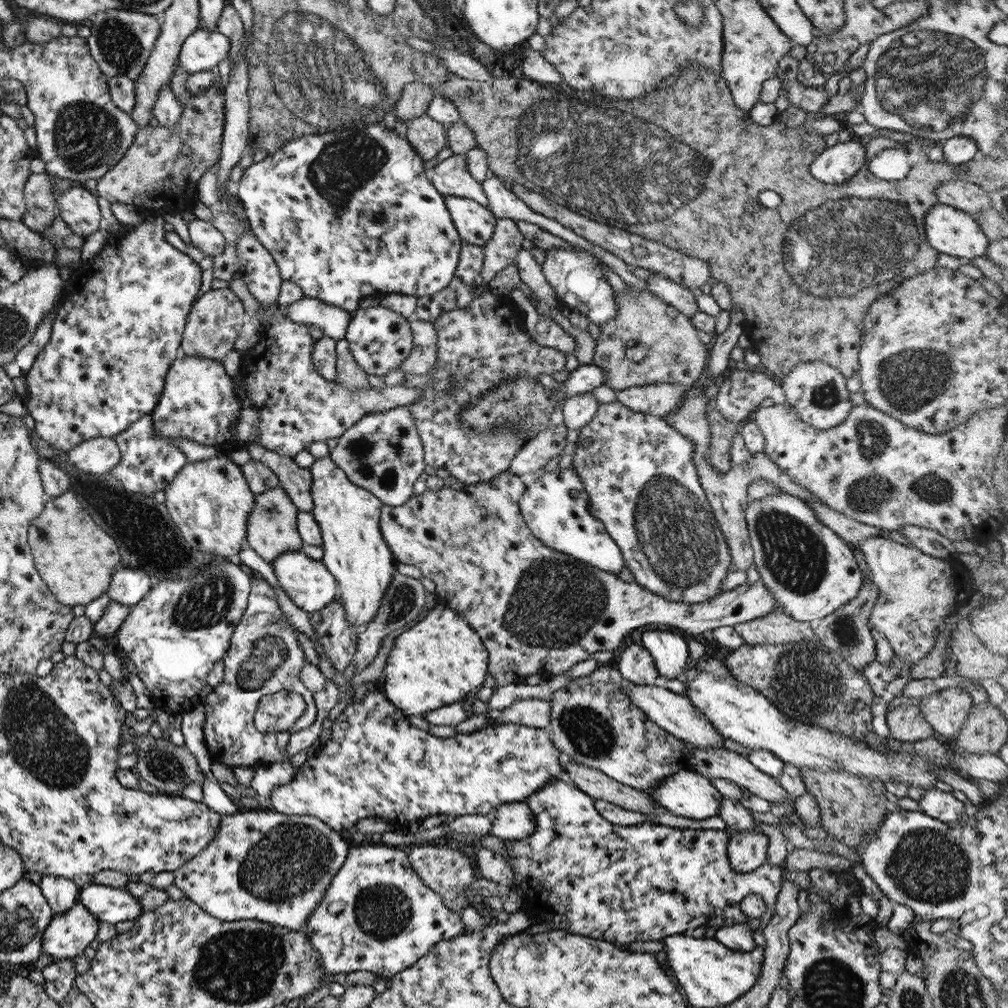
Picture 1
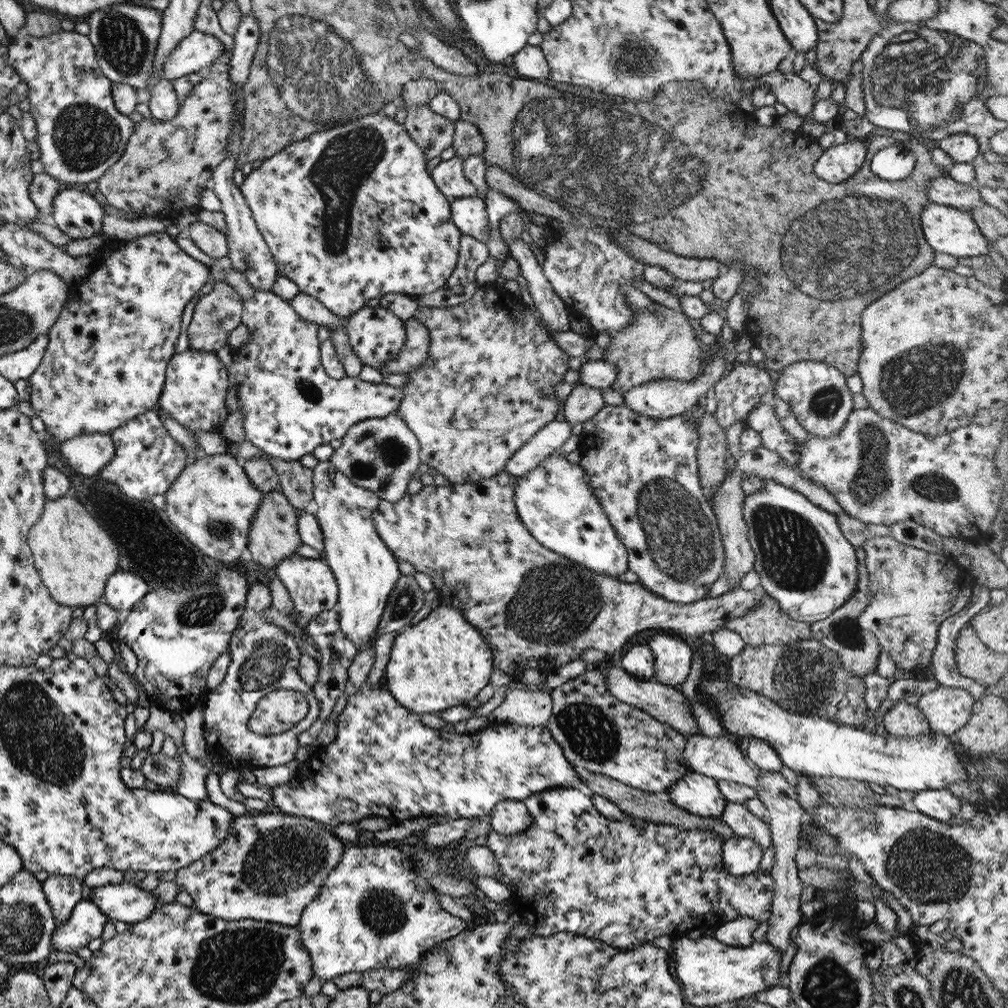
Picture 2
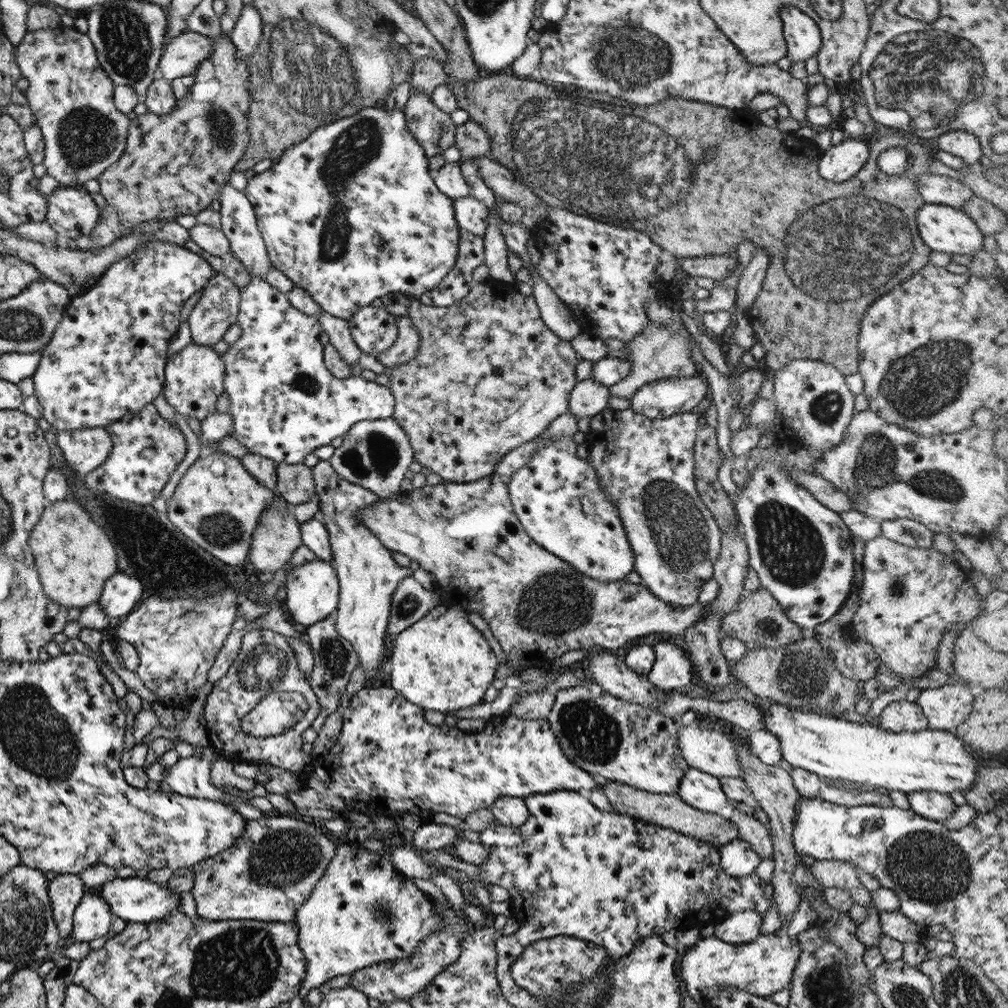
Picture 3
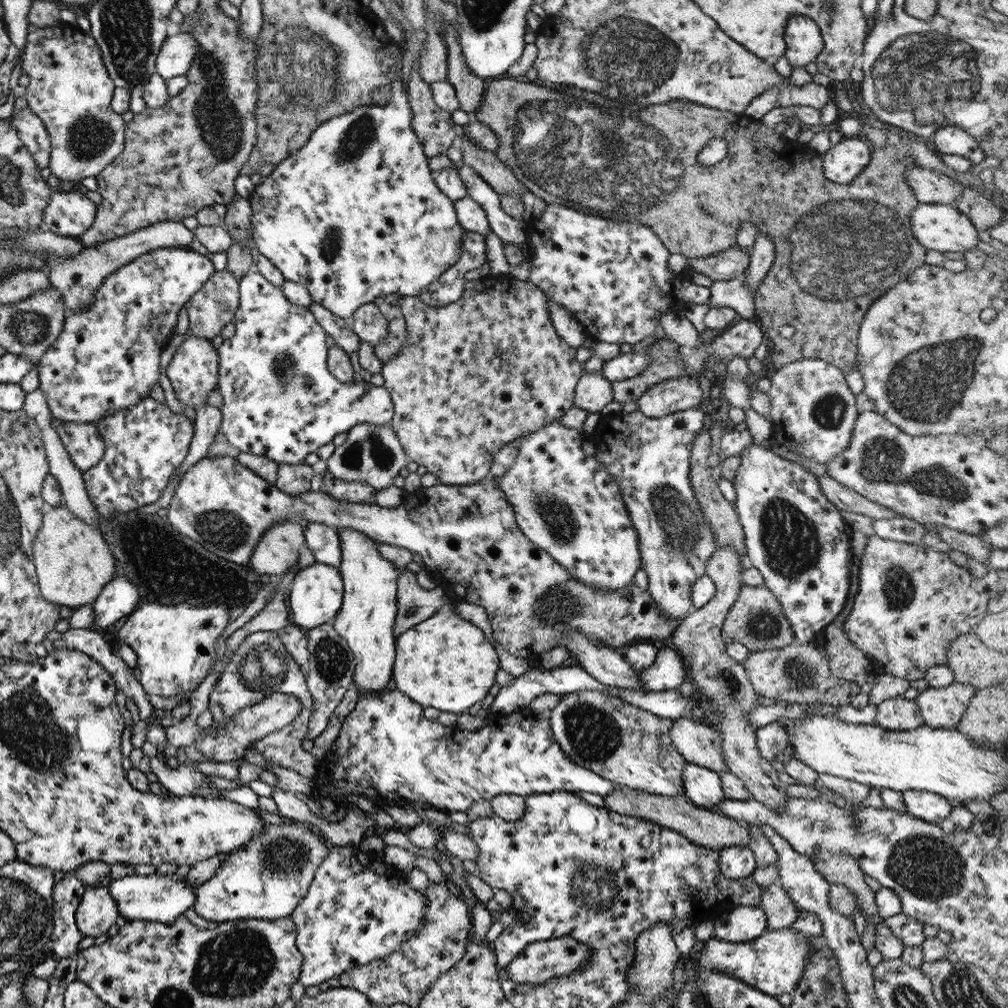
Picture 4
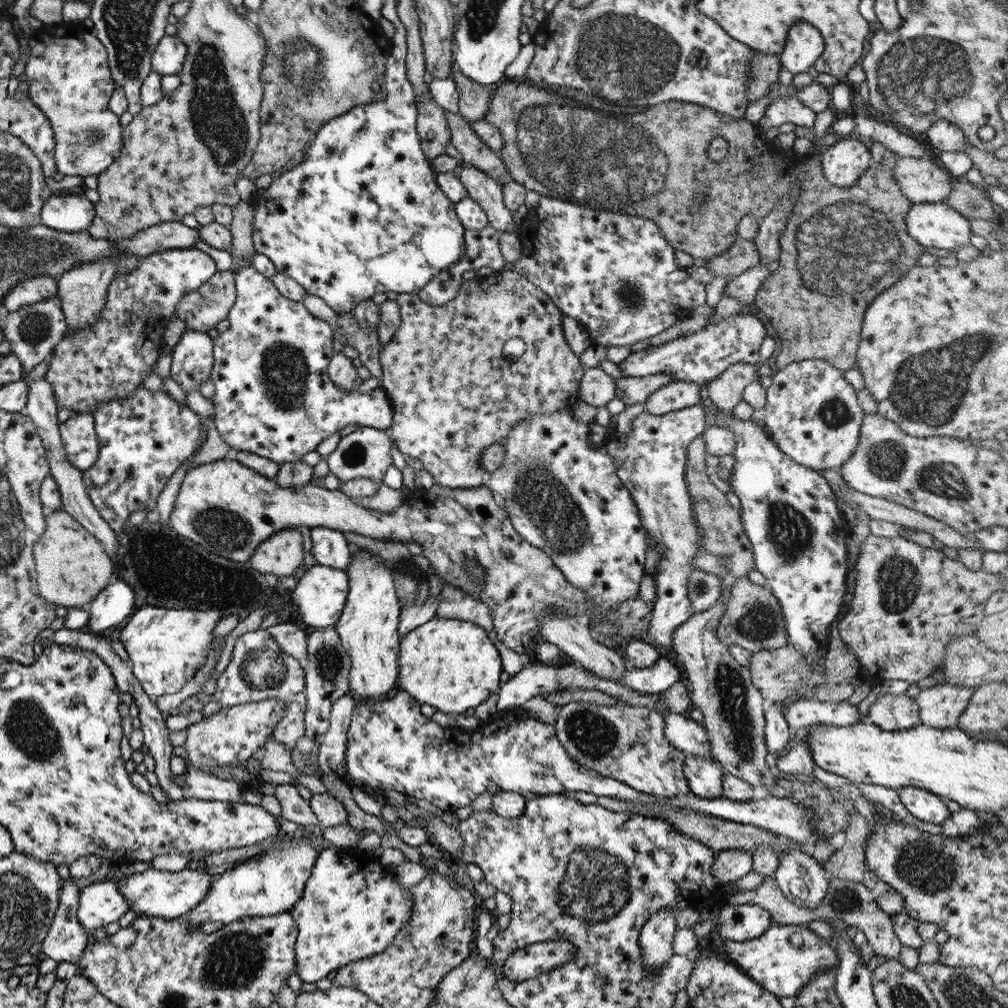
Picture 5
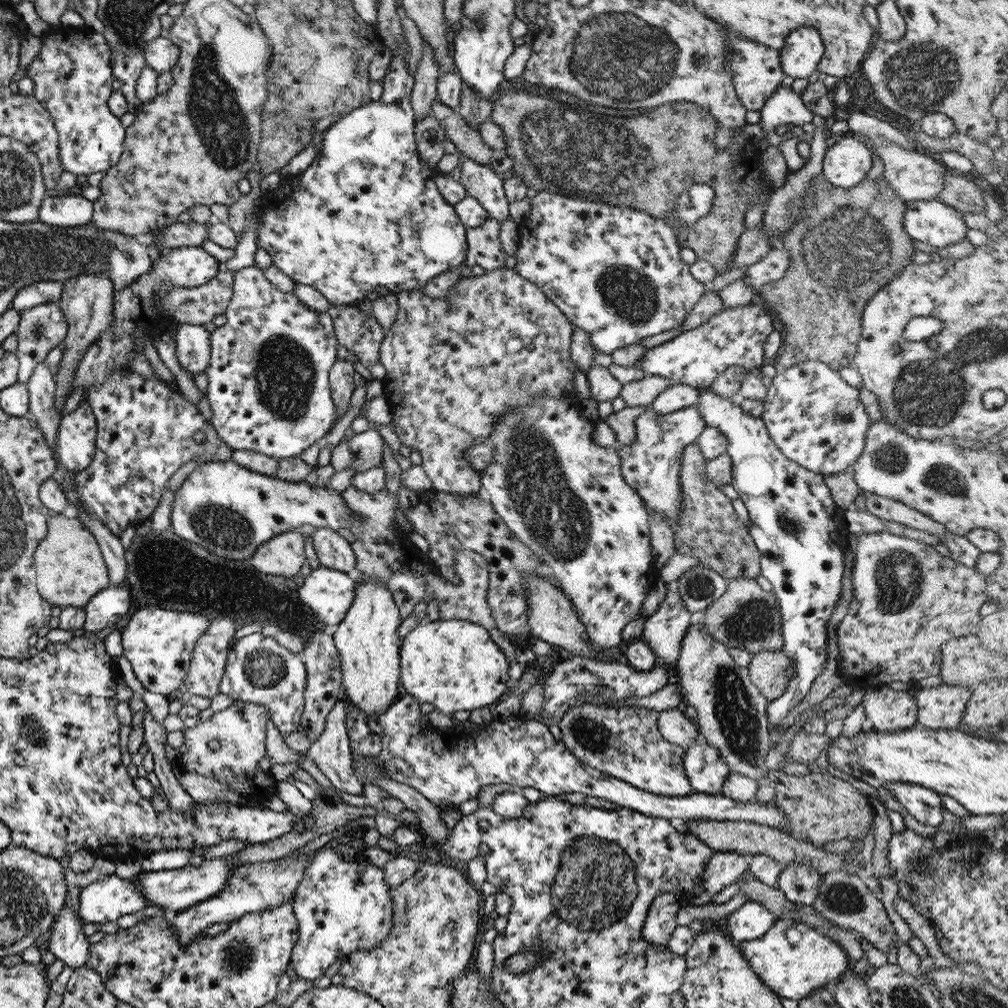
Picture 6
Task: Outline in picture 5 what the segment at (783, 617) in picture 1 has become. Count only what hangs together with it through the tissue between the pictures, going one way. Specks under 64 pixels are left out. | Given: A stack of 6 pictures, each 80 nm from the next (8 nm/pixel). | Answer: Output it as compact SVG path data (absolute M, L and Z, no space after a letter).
M745 576L735 579L729 588L730 596L726 600L724 613L715 627L718 640L727 647L737 645L751 653L786 647L787 636L781 607L770 590L751 583Z

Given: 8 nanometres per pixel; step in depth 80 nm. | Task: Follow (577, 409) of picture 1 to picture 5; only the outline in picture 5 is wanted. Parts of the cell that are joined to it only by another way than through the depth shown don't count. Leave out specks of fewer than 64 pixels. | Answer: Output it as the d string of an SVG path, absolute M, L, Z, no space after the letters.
M598 366L586 368L582 371L577 394L577 398L591 406L605 406L615 399L614 379Z

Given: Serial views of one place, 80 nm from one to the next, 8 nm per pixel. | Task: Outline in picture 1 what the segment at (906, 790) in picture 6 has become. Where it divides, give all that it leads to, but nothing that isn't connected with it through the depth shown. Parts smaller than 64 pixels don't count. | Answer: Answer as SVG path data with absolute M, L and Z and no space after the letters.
M929 788L916 802L922 813L943 823L949 824L953 820L964 820L965 803L957 800L951 793Z

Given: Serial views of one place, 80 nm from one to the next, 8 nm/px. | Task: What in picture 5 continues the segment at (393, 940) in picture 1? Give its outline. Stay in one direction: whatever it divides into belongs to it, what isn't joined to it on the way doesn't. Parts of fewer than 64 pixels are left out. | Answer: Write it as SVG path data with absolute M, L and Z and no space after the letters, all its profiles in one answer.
M330 845L320 847L320 853L310 868L299 900L289 910L297 929L294 942L294 972L301 982L317 982L329 972L354 960L361 960L383 952L409 918L414 902L403 885L398 885L388 867L375 864L355 847L340 848Z

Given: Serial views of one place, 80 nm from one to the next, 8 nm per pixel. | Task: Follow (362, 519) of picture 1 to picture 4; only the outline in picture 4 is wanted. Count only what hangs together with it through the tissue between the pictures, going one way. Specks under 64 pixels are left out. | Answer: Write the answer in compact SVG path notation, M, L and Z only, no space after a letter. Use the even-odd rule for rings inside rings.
M325 466L318 469L321 474L322 490L336 502L369 503L375 498L376 490L364 482L347 482L334 477ZM341 527L335 530L338 538L341 562L338 564L338 571L342 582L342 599L339 610L334 614L333 629L338 636L345 640L347 648L353 654L353 677L359 693L381 692L391 686L391 674L393 674L393 662L395 660L395 637L393 634L393 621L395 618L396 601L396 580L403 569L418 572L422 566L419 566L412 560L405 566L399 568L381 557L381 554L375 547L376 541L365 536L357 529Z

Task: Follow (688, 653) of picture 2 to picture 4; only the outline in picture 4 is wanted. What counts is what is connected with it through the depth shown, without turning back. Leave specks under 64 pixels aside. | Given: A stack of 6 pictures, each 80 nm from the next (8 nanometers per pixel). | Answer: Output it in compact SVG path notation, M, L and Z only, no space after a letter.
M658 643L657 656L649 668L639 672L642 687L646 692L662 692L676 689L683 681L687 681L687 670L681 658L673 648Z

